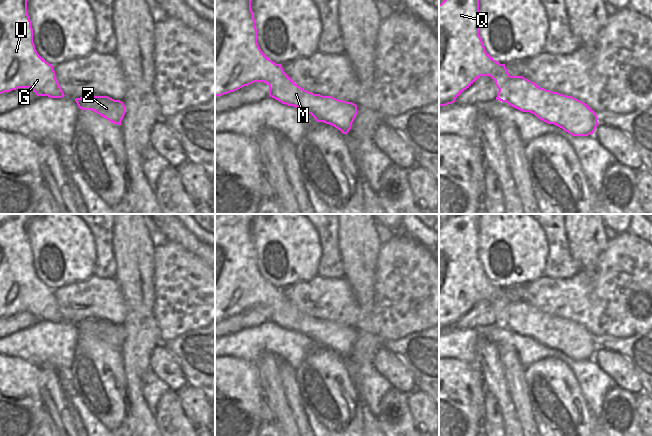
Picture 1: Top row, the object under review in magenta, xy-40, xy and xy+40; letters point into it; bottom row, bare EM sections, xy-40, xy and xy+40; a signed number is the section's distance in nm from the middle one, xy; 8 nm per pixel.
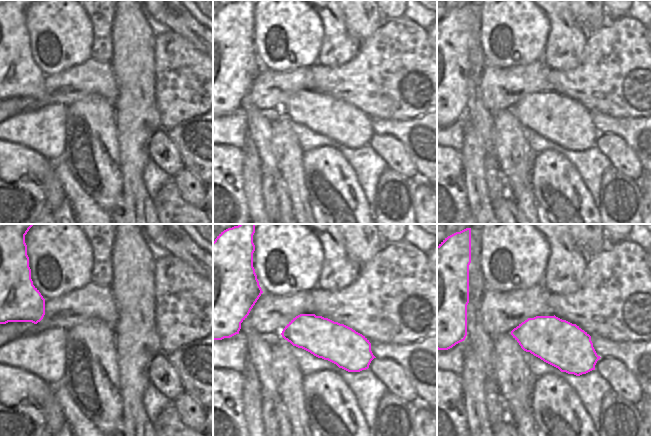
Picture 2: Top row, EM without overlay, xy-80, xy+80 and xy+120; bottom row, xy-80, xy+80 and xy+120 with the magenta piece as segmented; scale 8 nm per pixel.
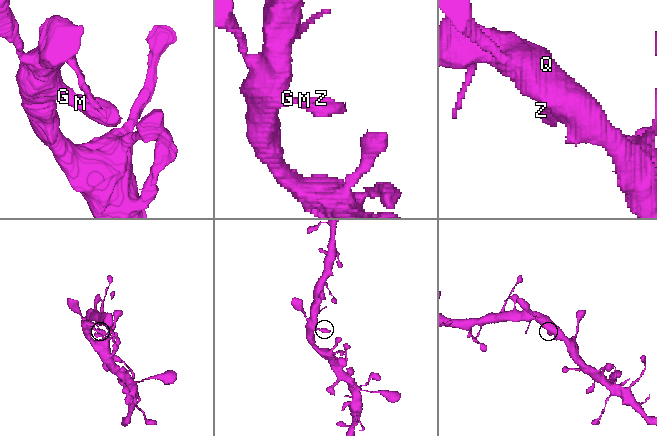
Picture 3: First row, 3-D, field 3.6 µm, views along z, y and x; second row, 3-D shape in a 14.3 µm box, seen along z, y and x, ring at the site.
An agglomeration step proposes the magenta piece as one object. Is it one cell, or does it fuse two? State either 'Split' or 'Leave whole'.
Leave whole.

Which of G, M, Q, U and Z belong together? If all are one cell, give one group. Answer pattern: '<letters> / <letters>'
G M Q U Z

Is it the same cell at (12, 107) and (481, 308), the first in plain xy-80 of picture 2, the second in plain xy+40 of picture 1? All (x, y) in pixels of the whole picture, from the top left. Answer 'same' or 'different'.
same

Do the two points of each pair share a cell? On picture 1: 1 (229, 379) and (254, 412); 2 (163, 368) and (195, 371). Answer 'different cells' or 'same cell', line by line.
1: same cell
2: different cells

